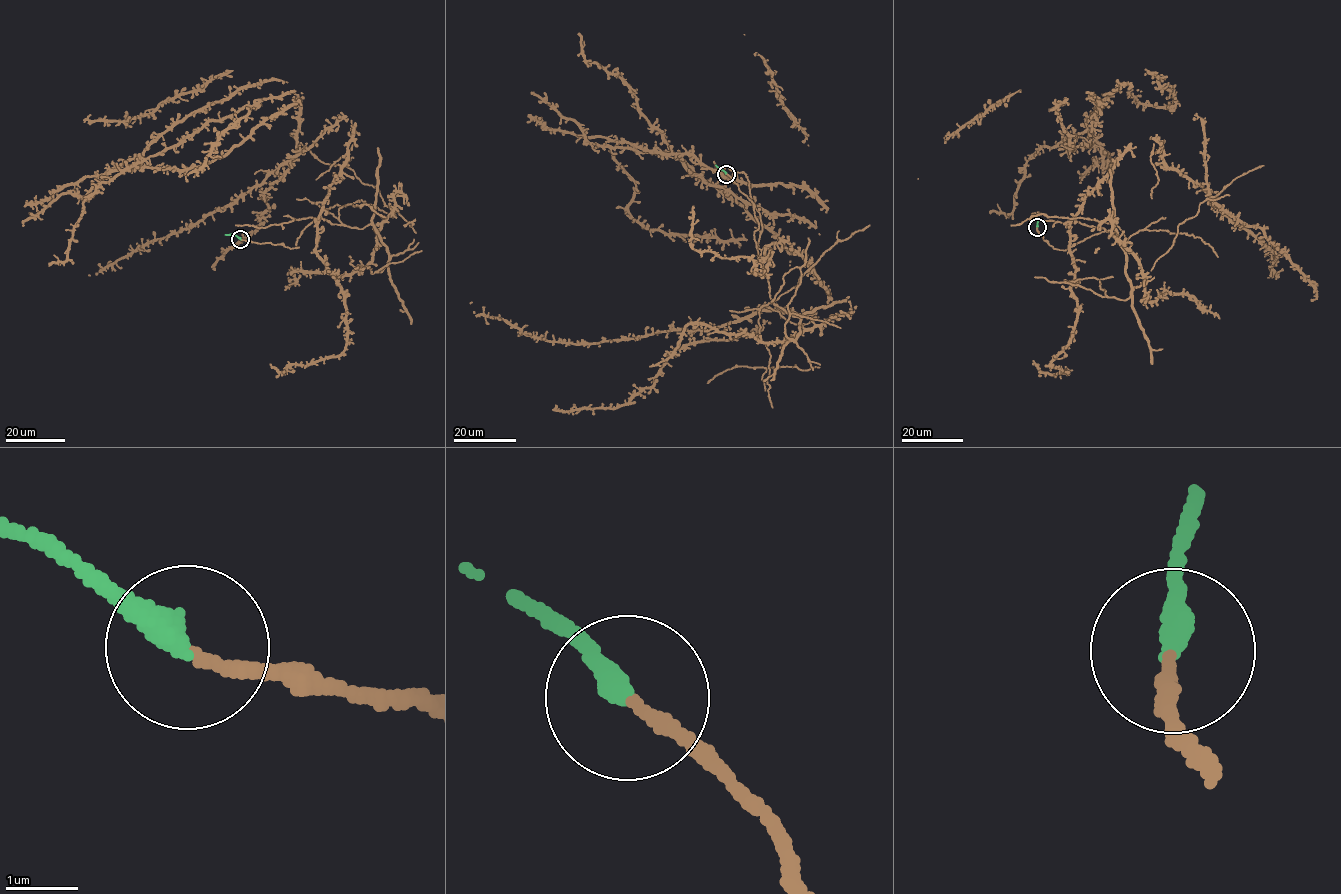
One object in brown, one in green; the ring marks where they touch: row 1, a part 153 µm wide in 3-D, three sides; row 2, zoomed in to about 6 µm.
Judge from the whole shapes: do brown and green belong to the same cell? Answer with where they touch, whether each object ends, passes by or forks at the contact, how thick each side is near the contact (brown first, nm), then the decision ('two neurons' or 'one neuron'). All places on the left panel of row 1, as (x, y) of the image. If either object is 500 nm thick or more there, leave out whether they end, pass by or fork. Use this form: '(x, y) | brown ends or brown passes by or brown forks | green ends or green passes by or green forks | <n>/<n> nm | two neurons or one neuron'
(240, 239) | brown ends | green ends | 160/360 nm | one neuron

